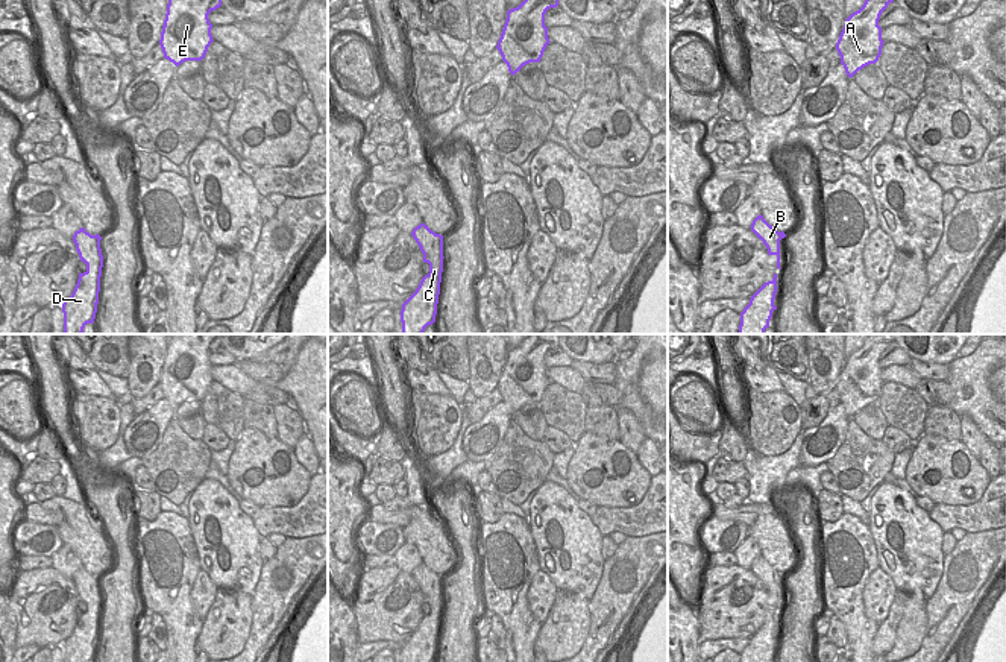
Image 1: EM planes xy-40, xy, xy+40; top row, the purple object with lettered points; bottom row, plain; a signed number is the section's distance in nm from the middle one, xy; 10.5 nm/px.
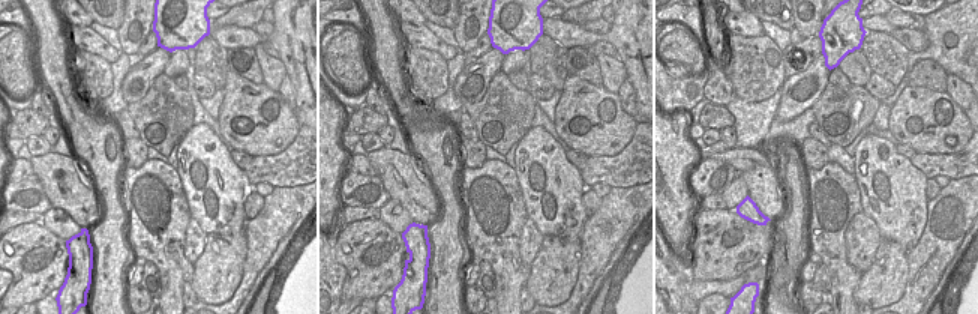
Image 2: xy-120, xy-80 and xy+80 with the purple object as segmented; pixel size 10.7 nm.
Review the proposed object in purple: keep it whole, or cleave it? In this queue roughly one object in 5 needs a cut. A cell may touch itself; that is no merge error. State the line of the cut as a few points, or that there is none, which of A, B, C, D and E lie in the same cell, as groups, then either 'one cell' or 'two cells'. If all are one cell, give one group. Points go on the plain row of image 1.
no cut | A B C D E | one cell

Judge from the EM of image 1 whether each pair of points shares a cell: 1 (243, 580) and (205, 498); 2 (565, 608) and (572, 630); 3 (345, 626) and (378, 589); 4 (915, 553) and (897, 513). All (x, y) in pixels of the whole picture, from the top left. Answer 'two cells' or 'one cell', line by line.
1: one cell
2: one cell
3: two cells
4: one cell

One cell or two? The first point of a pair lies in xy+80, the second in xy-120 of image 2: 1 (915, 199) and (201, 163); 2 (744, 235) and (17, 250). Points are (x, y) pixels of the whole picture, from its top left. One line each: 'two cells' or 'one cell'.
1: one cell
2: one cell

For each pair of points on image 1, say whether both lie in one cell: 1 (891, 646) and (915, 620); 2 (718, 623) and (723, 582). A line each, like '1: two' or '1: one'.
1: one
2: one

